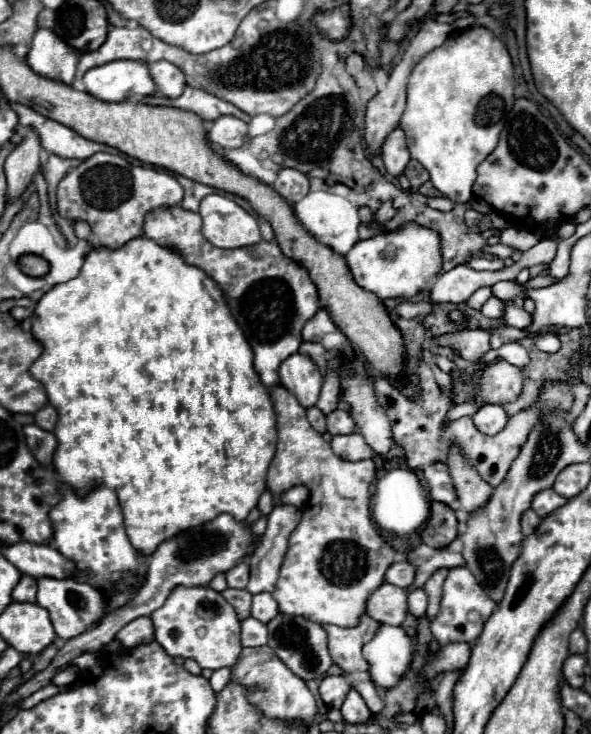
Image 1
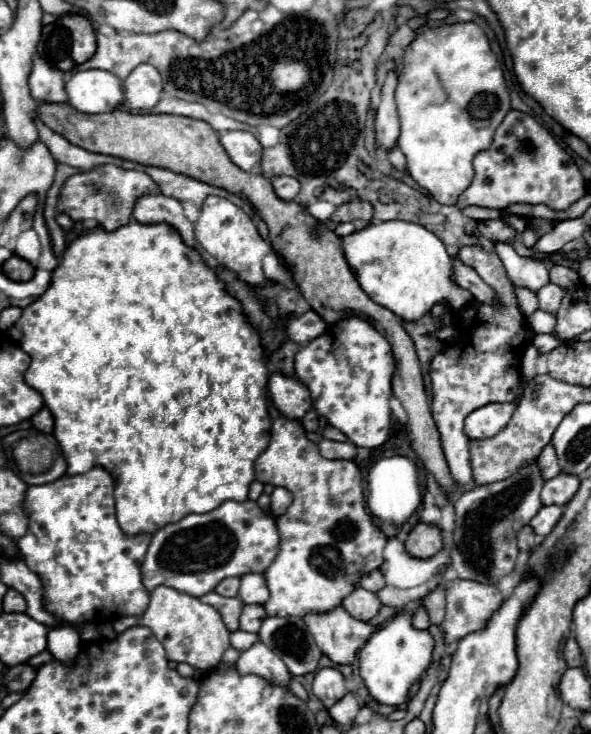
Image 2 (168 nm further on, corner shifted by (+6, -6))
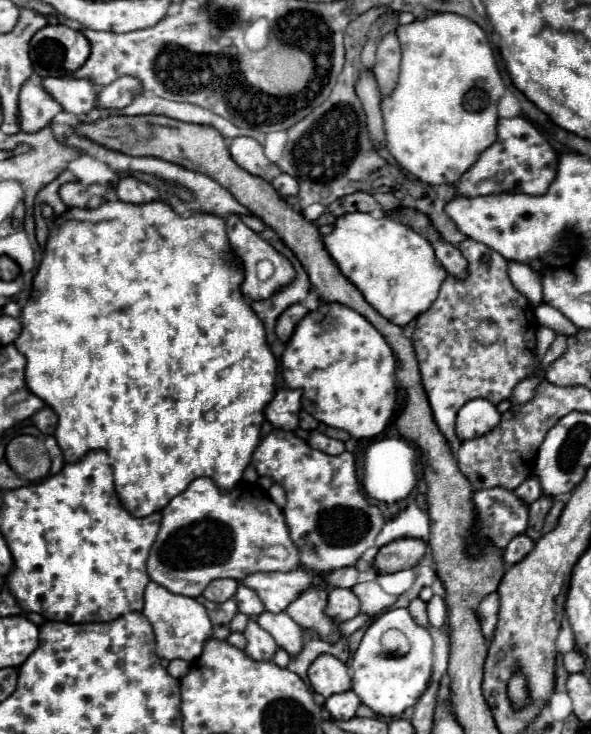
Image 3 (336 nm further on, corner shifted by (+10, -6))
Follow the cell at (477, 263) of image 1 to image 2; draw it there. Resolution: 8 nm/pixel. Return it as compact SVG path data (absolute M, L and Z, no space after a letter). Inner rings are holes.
M464 246L460 248L458 258L464 260L464 264L472 266L496 294L496 304L482 304L472 300L472 304L462 310L452 310L448 304L436 304L430 310L430 316L436 320L436 328L444 326L446 308L450 310L450 318L458 320L458 338L444 344L444 348L430 360L430 382L432 416L442 438L442 450L450 466L452 478L460 486L460 492L464 492L472 484L468 452L470 438L464 434L464 418L484 404L512 402L516 398L520 384L522 354L528 348L532 334L528 330L524 314L518 310L514 286L506 276L498 254L482 246Z

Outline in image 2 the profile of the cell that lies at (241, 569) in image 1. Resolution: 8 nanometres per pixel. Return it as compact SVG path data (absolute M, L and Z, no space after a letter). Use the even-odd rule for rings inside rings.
M224 578L214 588L214 592L218 592L220 596L236 596L238 594L238 588L240 588L240 578Z

